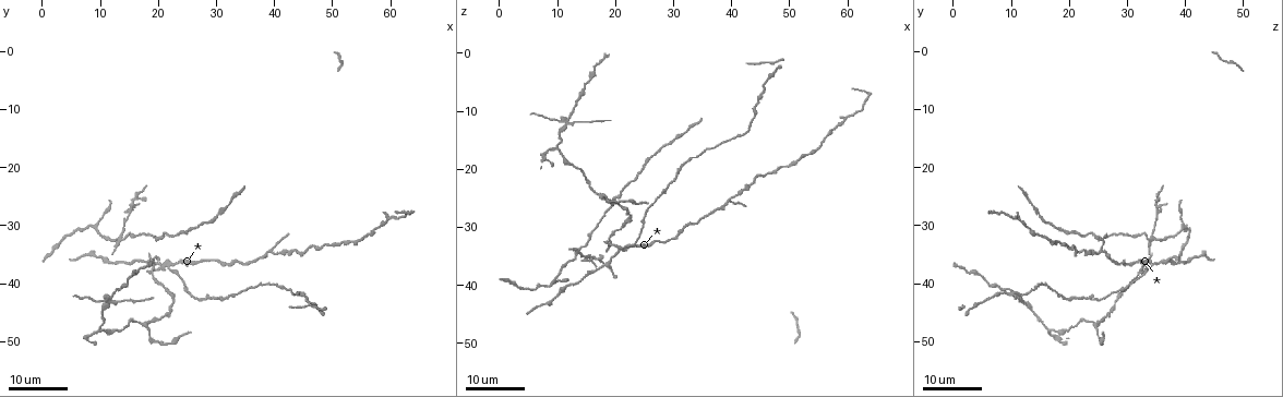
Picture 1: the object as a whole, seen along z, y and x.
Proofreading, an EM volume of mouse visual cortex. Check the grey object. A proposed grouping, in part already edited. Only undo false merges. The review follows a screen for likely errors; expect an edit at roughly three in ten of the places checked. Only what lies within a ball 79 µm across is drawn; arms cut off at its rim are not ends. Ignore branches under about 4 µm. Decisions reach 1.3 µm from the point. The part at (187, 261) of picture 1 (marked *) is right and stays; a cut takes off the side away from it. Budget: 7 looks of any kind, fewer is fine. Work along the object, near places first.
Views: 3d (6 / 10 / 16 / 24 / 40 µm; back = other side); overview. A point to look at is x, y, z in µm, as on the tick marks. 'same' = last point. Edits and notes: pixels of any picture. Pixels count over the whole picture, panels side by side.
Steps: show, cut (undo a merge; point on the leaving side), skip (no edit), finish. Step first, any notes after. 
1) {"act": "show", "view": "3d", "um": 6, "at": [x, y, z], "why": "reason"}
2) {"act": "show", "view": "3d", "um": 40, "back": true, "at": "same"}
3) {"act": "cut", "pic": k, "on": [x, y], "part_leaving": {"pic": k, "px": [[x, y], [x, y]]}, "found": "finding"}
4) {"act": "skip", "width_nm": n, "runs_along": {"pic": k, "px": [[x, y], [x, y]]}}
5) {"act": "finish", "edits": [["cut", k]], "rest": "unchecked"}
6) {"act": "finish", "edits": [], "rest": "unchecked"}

{"act": "show", "view": "3d", "um": 24, "at": [12.0, 43.5, 12.0], "why": "looks like a crossing"}

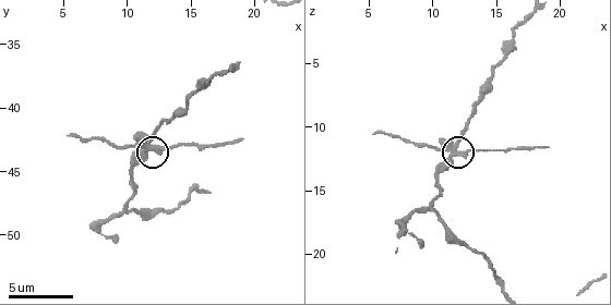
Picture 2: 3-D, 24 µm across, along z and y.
{"act": "show", "view": "3d", "um": 10, "at": [12.2, 43.2, 12.0], "why": "closer look"}

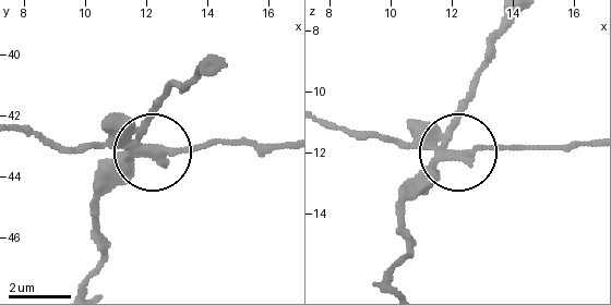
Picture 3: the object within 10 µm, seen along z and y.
{"act": "cut", "pic": 3, "on": [103, 129], "part_leaving": {"pic": 3, "px": [[138, 145], [198, 150], [284, 143]]}, "found": "two cells meet here"}

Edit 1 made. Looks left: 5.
{"act": "show", "view": "3d", "um": 24, "at": [13.0, 31.5, 34.0]}

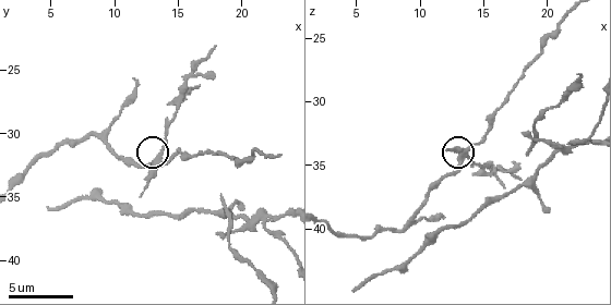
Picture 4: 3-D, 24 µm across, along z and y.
{"act": "show", "view": "3d", "um": 10, "at": [13.4, 31.8, 34.4]}

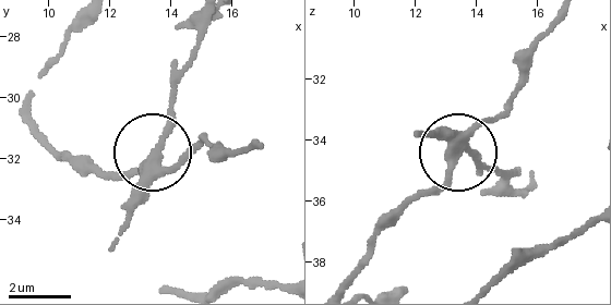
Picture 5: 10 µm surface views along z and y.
{"act": "cut", "pic": 5, "on": [167, 125], "arms": 3, "part_leaving": {"pic": 5, "px": [[154, 167], [201, 22]]}, "found": "two cells meet here"}

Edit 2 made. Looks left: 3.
{"act": "show", "view": "3d", "um": 6, "at": [8.8, 30.2, 39.8]}

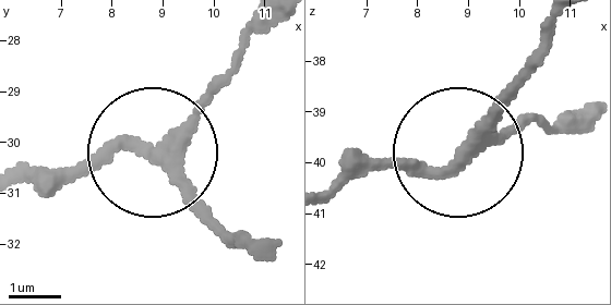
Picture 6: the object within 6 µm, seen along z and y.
{"act": "skip", "arms": 3, "found": "continuous, no second cell"}

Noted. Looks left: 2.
{"act": "finish", "edits": [["cut", 3], ["cut", 5]], "rest": "unchecked"}

